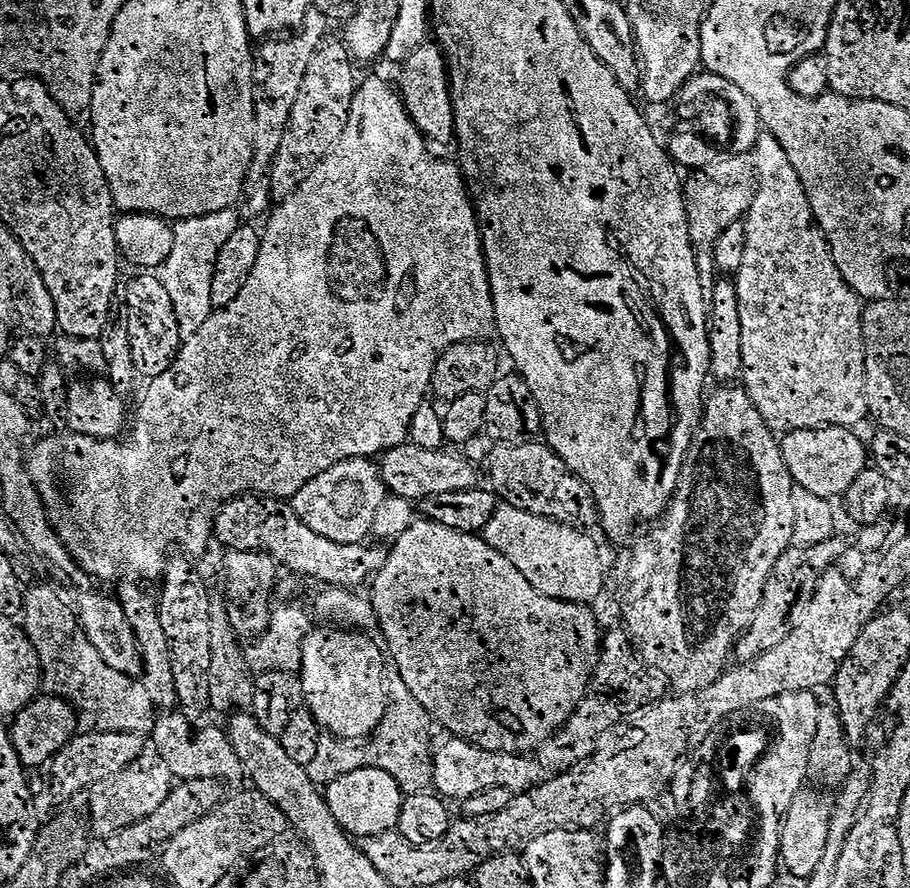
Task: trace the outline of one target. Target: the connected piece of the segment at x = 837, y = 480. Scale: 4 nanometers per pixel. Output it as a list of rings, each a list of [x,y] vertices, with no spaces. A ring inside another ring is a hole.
[[[851,428],[795,429],[794,455],[802,486],[815,493],[845,495],[870,464],[870,452]]]

